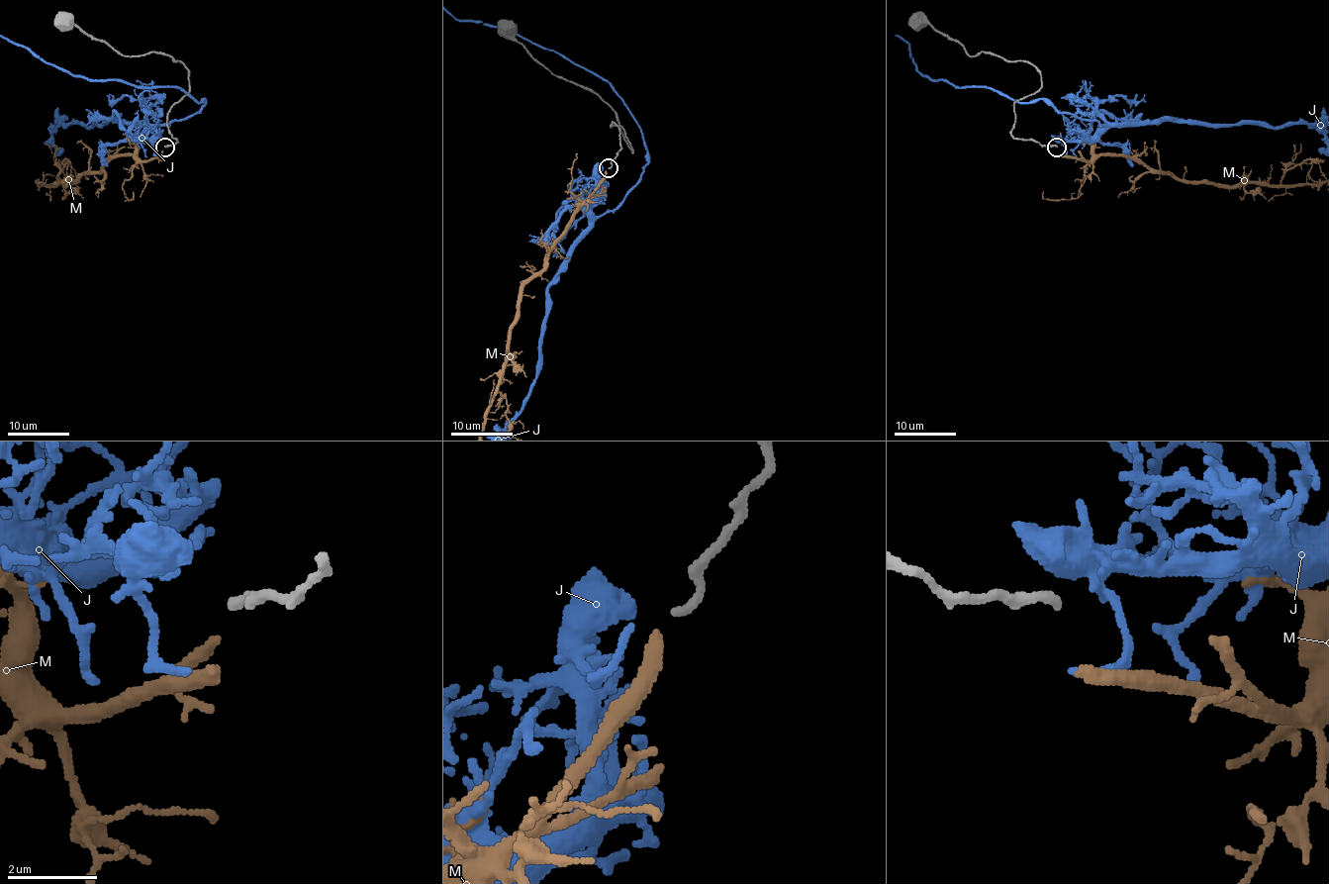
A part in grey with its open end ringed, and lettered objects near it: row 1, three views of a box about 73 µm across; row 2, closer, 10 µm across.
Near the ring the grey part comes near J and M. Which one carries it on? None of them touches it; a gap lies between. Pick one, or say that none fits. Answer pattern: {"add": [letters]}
{"add": []}

